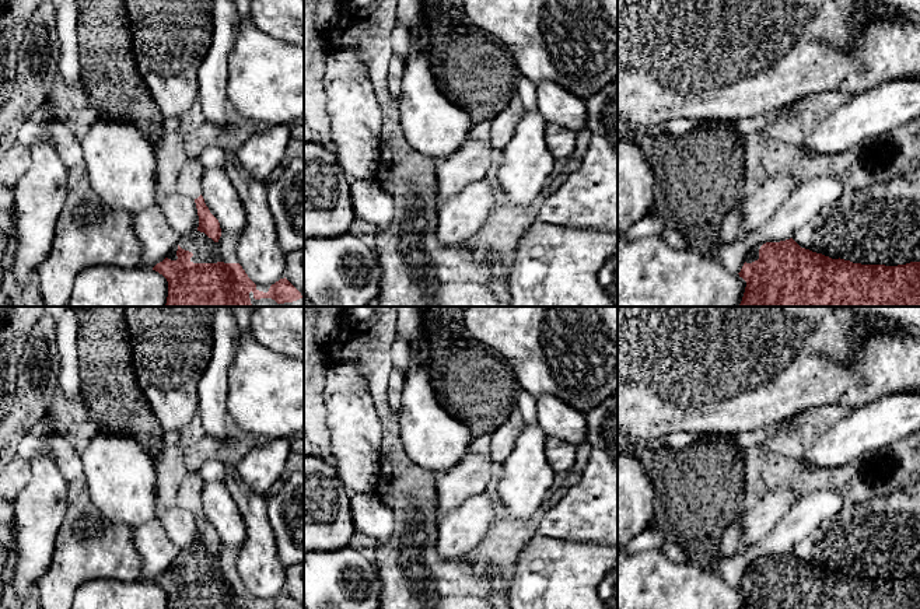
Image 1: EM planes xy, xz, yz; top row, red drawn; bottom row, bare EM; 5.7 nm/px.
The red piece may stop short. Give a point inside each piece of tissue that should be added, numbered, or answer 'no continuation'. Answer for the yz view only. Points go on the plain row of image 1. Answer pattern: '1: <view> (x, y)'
1: yz (754, 569)

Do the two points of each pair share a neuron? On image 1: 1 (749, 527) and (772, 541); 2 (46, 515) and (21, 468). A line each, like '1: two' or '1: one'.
1: two
2: two

